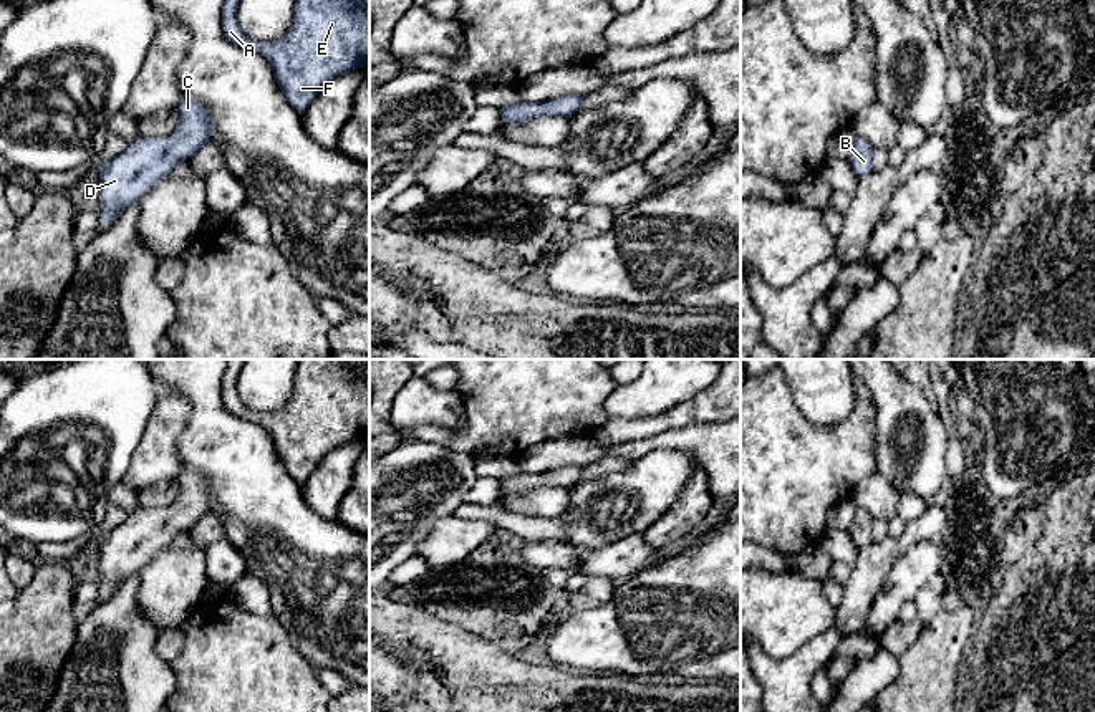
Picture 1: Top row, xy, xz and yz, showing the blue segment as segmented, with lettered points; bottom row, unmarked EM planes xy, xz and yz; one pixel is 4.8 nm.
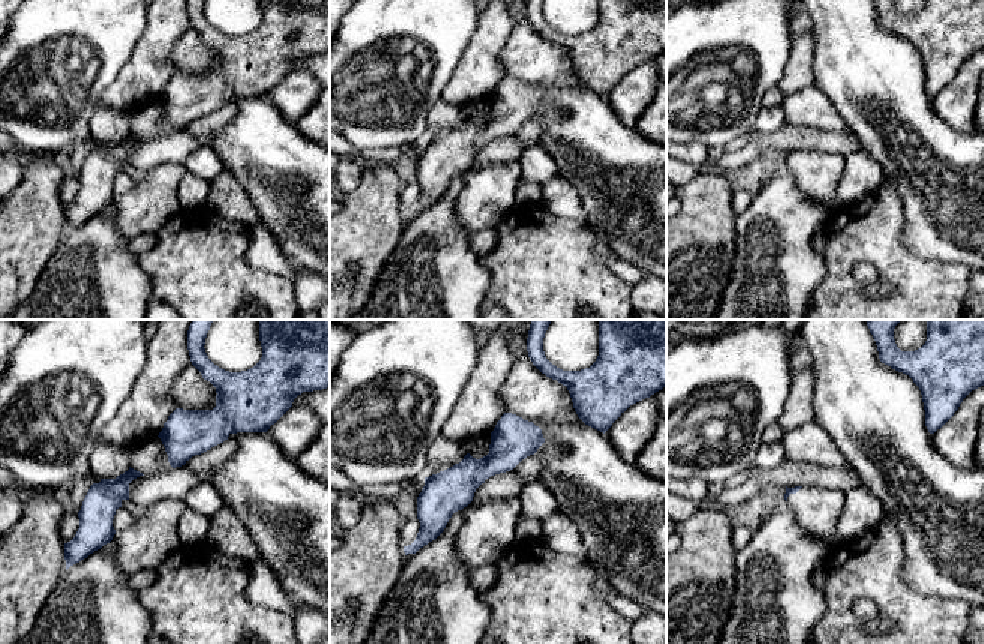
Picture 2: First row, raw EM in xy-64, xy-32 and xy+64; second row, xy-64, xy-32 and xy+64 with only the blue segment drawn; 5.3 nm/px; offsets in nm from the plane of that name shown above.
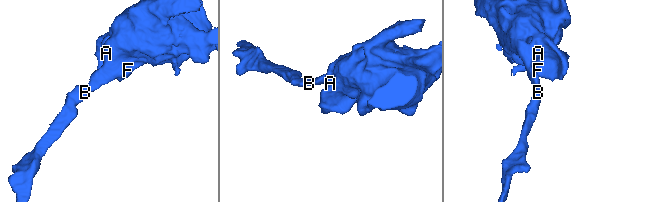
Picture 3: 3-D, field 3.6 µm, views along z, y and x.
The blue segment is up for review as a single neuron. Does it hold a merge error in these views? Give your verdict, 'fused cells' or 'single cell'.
single cell

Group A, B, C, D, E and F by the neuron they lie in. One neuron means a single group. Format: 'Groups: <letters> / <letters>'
Groups: A B C D E F

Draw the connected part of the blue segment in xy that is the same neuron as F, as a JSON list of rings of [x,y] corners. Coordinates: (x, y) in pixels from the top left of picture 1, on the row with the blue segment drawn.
[[[224,0],[224,35],[234,45],[267,58],[283,98],[300,114],[331,79],[369,63],[369,0],[295,0],[290,30],[273,41],[257,41],[242,31],[239,3],[240,0]]]

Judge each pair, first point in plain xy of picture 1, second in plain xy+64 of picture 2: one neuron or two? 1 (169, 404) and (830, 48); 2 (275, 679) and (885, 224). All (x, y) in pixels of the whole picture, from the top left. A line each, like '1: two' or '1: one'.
1: two
2: one

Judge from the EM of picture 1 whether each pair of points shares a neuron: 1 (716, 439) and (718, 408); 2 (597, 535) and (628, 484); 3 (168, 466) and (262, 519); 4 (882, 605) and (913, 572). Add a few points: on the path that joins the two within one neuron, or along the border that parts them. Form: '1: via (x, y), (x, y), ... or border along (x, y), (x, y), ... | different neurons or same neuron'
1: border along (723, 421), (683, 426), (680, 429) | different neurons
2: via (597, 522), (622, 497) | same neuron
3: border along (181, 429), (178, 454), (183, 469) | different neurons
4: via (890, 596), (905, 580) | same neuron

